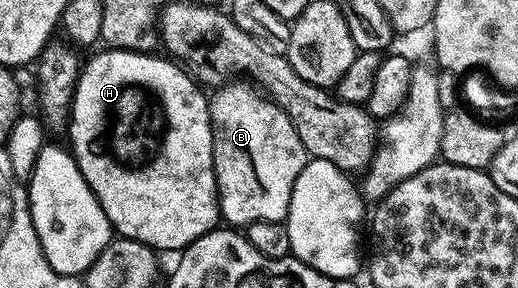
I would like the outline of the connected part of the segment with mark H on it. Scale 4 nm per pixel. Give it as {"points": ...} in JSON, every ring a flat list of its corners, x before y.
{"points":[[101,49,97,56,89,64,80,68,77,85,73,89,69,115,69,143,71,154,87,185,95,193,103,213,107,213,110,228,118,236,126,239,134,239,145,243,158,253,174,251,180,253,194,243,199,237,203,237,209,231,214,230,219,223,219,204,217,201,217,178,213,168,213,122,209,112,208,94,204,95,202,88,196,79,189,74,184,66,178,65,172,58,160,59,157,53,144,51,118,51,116,49]]}

